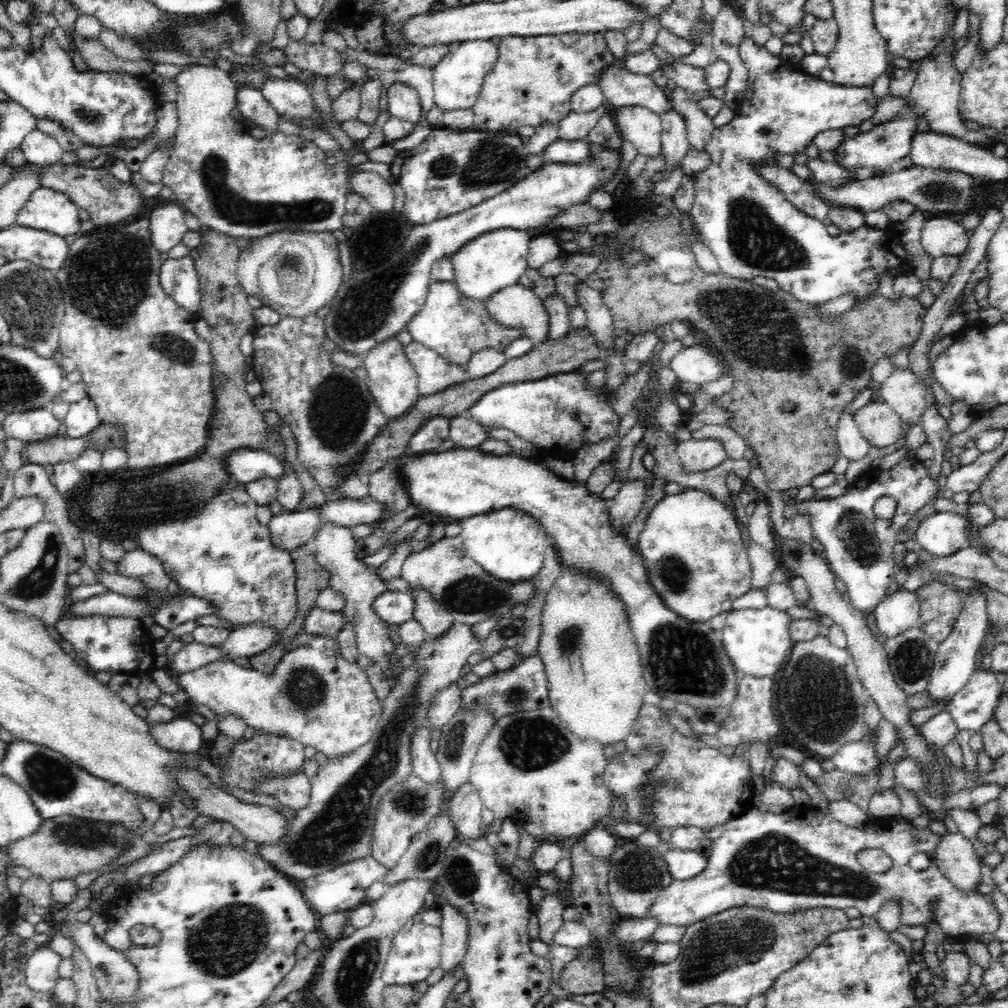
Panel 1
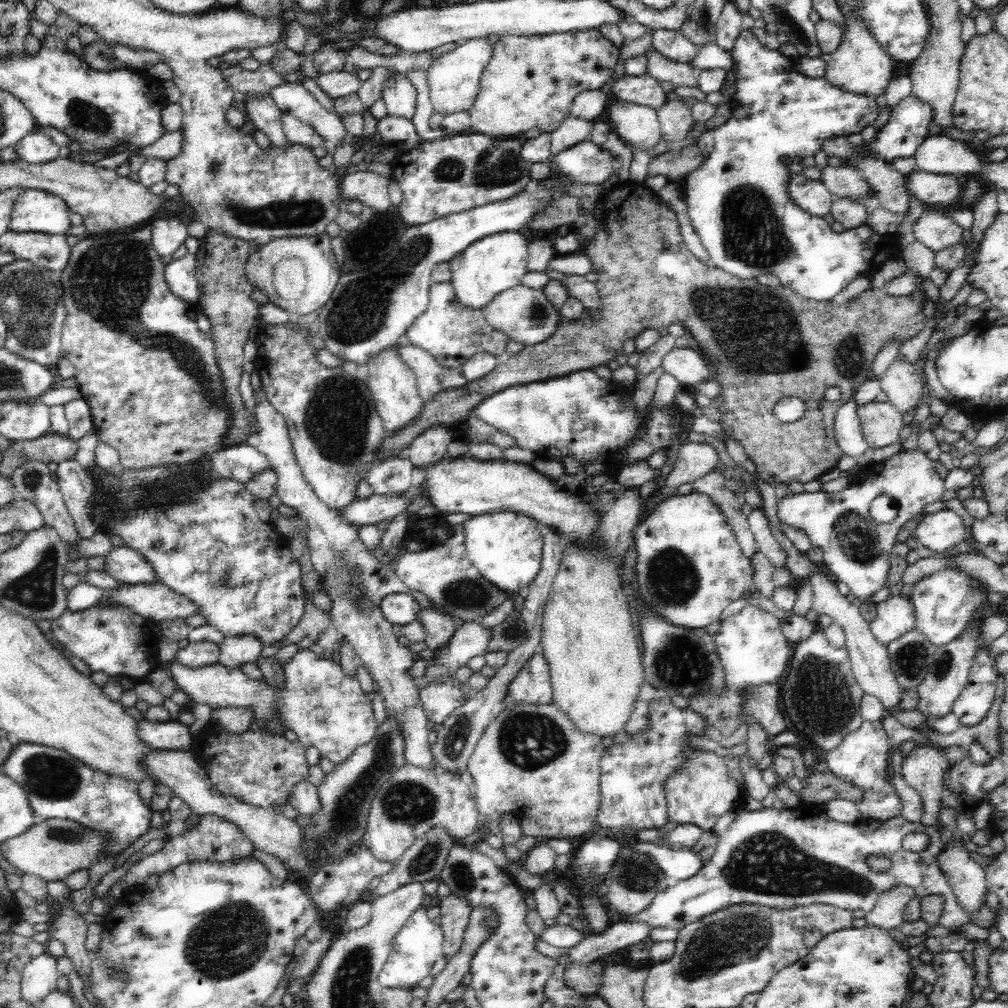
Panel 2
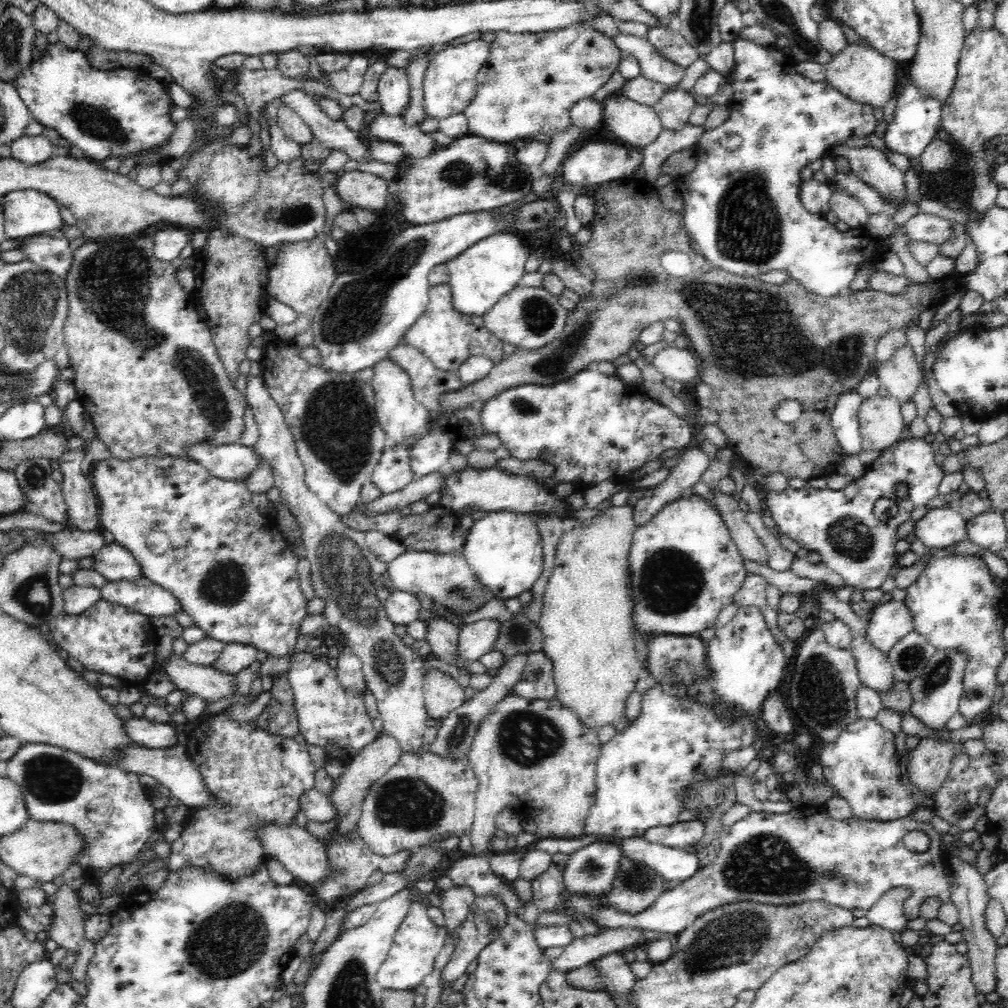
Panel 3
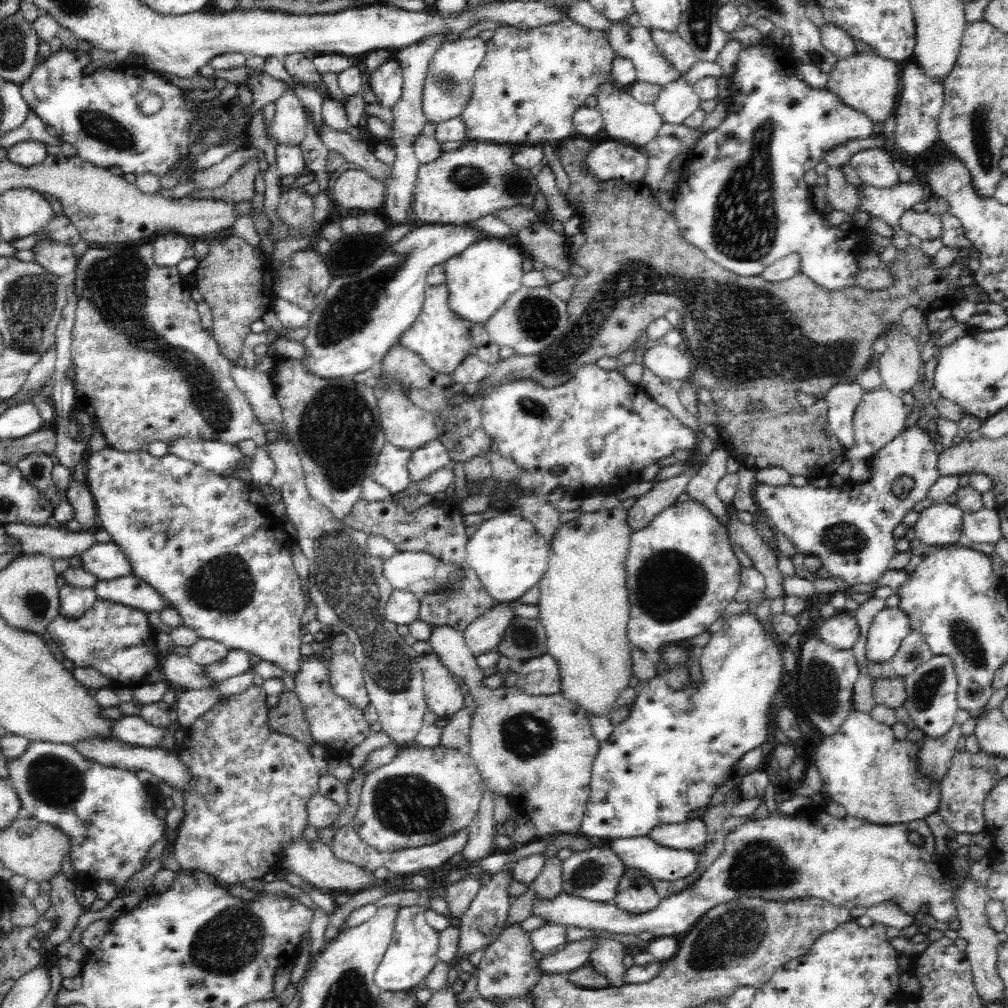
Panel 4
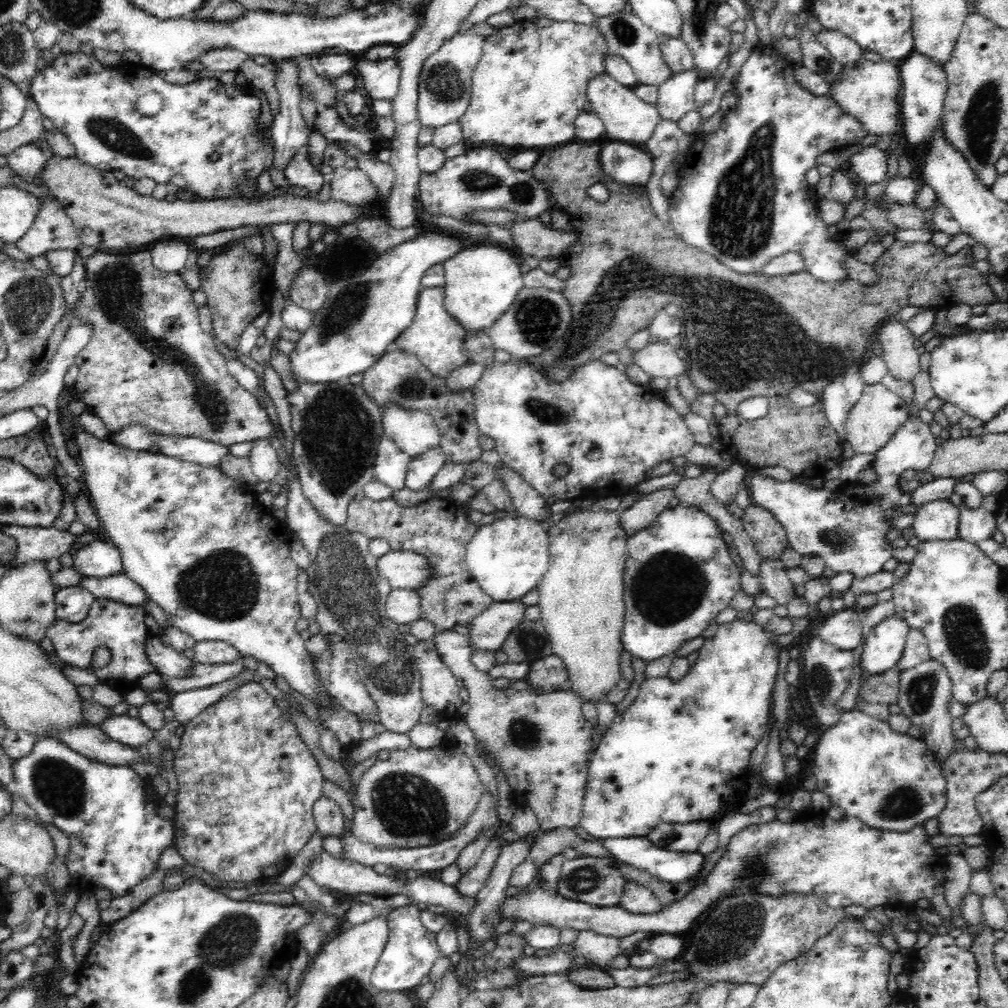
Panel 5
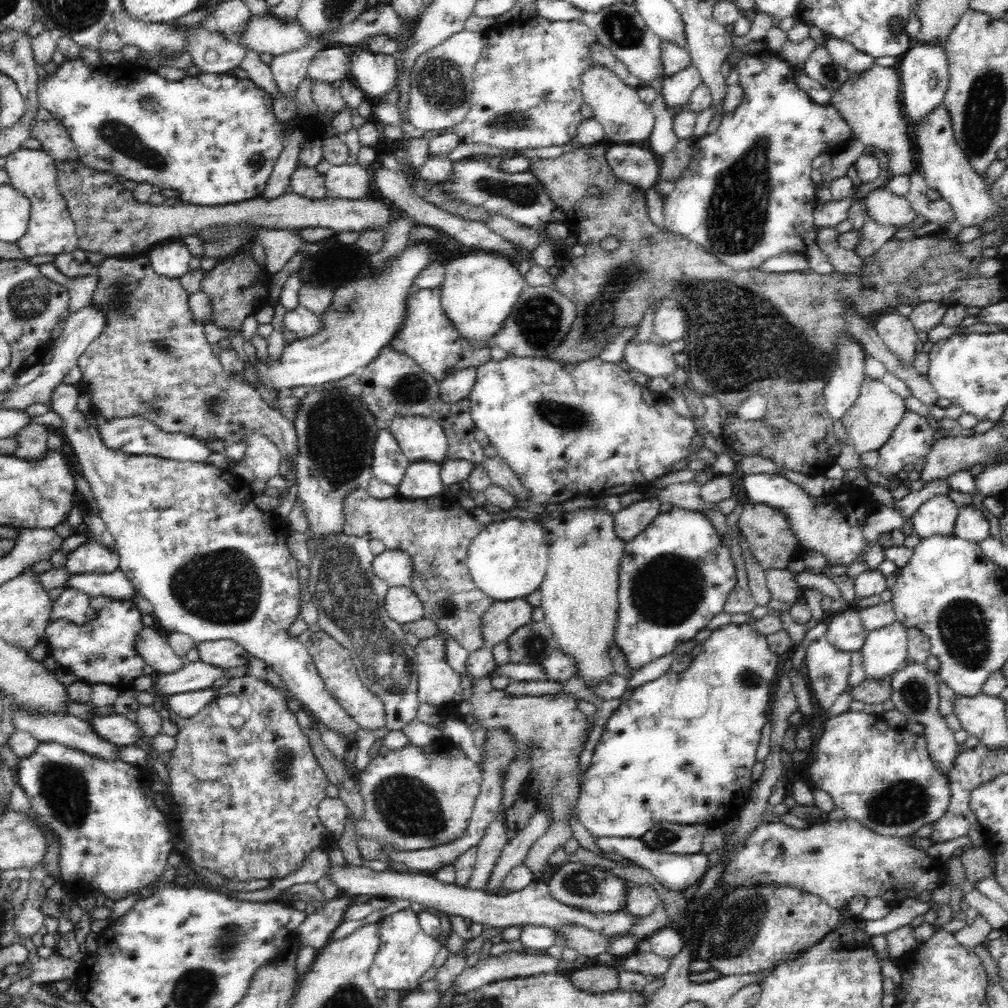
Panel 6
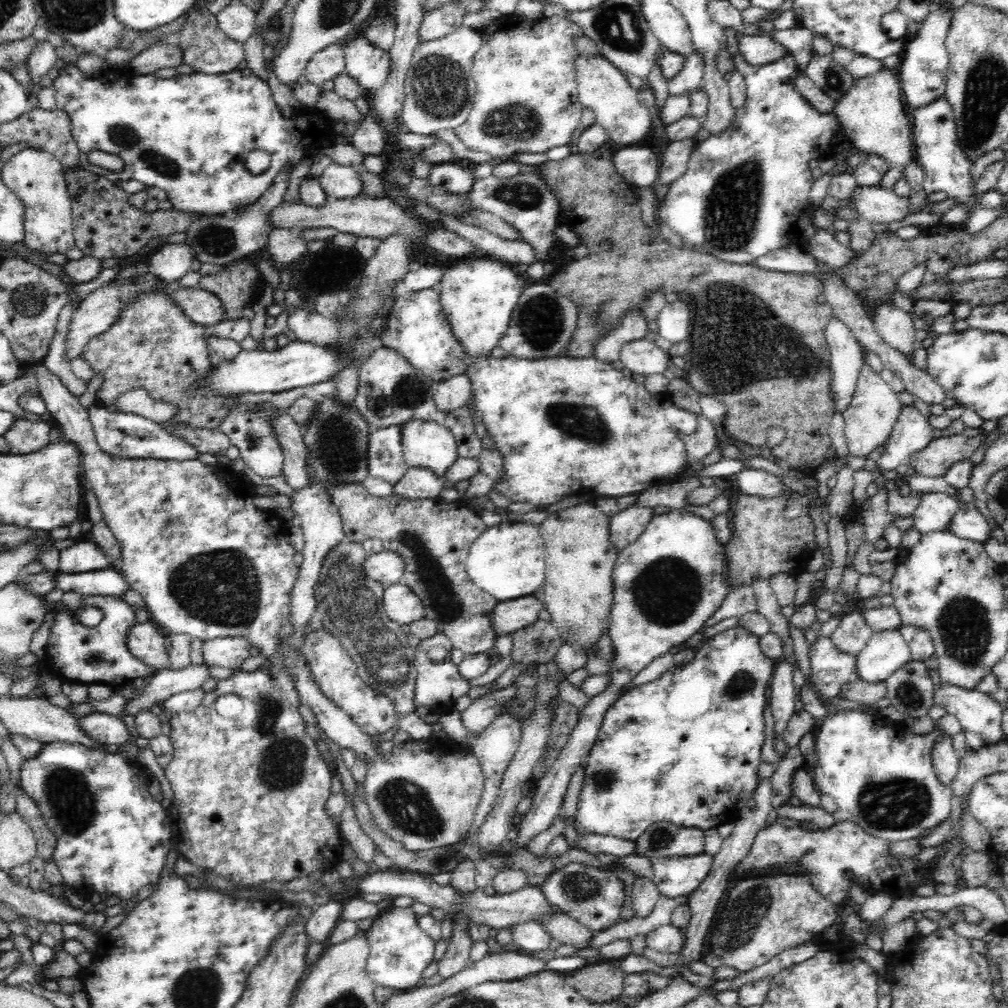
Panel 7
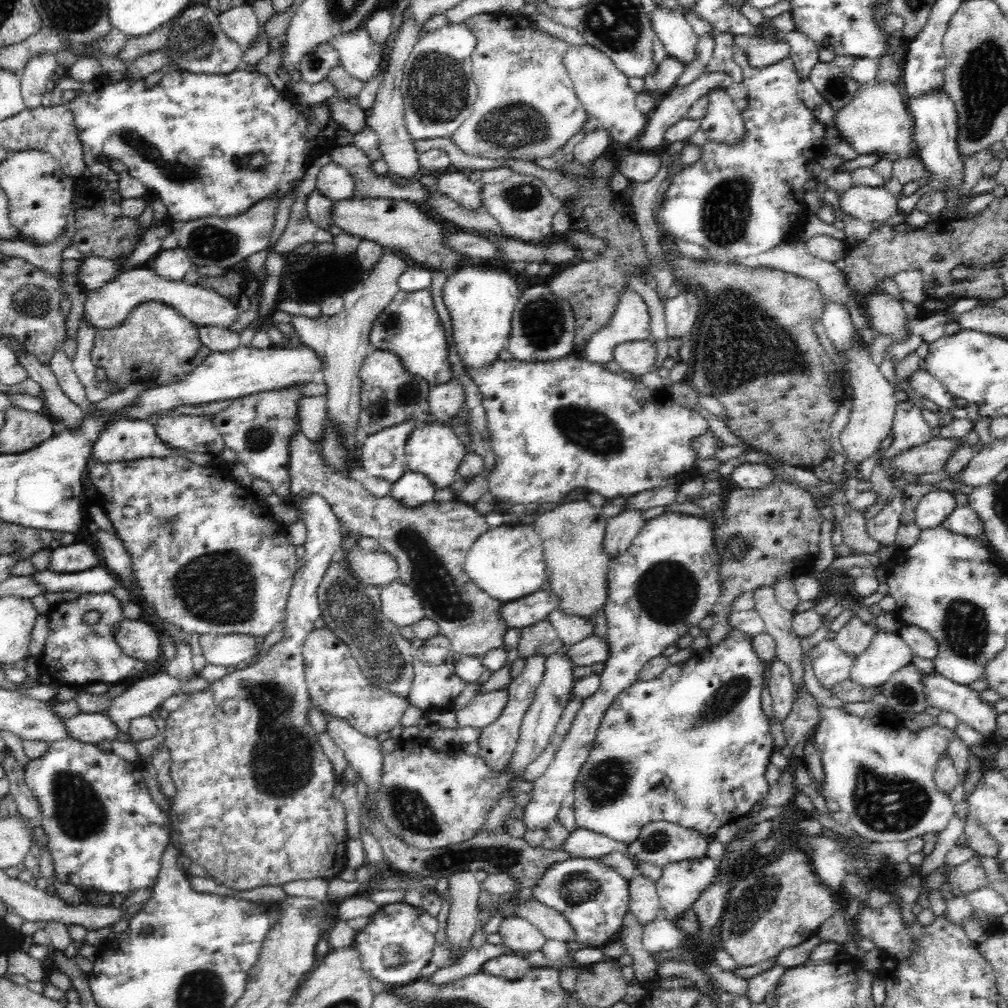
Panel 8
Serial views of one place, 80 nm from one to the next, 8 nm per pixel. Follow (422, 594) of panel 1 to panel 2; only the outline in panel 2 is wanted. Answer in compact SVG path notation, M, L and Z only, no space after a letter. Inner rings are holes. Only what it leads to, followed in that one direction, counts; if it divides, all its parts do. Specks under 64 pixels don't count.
M422 608L418 614L418 621L425 630L427 647L432 651L444 646L454 634L456 624L453 618L434 608Z

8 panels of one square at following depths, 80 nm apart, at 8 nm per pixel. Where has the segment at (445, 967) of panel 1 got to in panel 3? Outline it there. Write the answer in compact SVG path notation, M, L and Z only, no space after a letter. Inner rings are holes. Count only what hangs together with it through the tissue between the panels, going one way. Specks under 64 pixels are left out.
M453 886L439 895L444 915L444 930L447 933L449 932L449 934L459 932L460 926L466 920L466 916L470 914L471 904L475 899L471 888L467 886Z

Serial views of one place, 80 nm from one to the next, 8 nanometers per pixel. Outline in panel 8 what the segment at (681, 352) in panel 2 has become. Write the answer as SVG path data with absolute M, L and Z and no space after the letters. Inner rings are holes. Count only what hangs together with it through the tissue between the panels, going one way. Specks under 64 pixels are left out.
M650 341L626 342L620 344L613 351L613 360L620 364L623 372L630 372L641 377L654 371L654 364L658 360L658 352L654 343Z

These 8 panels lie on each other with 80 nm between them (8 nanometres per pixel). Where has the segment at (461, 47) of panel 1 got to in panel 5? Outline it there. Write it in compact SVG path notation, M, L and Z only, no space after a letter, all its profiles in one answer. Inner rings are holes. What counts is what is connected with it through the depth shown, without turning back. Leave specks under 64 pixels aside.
M472 31L456 33L424 62L421 71L417 114L424 128L442 128L457 122L466 113L471 100L473 73L482 59L485 38Z

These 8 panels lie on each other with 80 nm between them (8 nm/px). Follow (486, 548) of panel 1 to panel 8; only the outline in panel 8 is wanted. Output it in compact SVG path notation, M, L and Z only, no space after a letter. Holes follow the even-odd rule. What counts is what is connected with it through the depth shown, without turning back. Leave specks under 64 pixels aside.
M500 525L480 535L468 552L464 571L469 581L496 601L514 602L538 590L547 580L543 543L533 525Z

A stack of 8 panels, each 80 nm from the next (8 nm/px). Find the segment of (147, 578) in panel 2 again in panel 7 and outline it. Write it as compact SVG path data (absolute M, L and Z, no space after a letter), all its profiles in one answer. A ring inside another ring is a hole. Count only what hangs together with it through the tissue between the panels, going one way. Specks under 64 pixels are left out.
M78 540L70 548L60 551L60 573L77 574L105 569L113 569L112 562L94 542Z

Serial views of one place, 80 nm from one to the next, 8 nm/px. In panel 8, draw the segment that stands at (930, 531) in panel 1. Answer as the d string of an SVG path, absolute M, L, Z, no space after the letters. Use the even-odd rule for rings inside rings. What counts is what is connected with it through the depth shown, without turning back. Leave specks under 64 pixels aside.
M928 491L916 505L915 523L921 530L936 528L954 512L956 506L955 496L950 491Z

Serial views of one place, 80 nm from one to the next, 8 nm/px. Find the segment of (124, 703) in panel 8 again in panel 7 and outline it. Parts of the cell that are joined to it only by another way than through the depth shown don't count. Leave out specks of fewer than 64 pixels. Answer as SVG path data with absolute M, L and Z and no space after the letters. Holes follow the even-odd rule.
M190 663L182 670L162 668L162 670L154 671L146 678L147 684L144 689L136 691L137 695L127 700L123 715L135 716L140 711L150 710L154 704L163 703L174 694L200 689L210 677L210 669L204 663Z

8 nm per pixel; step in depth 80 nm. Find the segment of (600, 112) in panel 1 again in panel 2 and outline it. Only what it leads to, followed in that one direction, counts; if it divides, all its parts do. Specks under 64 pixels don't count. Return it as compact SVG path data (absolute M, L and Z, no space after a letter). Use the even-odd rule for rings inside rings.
M570 115L566 118L555 132L552 132L550 158L548 163L553 161L555 154L561 150L576 146L580 142L587 141L591 136L595 122L592 120L581 120Z

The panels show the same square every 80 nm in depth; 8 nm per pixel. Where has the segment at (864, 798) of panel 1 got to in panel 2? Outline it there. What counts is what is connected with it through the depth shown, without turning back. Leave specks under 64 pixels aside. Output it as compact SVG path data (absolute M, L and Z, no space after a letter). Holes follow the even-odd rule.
M830 771L811 773L802 782L802 786L801 800L803 800L803 804L825 804L834 798L852 800L852 802L862 800L862 789L860 787L836 777Z

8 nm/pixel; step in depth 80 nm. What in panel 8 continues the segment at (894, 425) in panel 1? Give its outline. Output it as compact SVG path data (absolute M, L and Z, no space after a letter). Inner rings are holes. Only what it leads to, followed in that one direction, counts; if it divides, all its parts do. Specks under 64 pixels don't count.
M854 342L847 351L844 362L849 368L850 382L854 393L851 398L849 421L841 433L840 440L845 454L856 465L861 464L879 450L880 443L891 433L895 410L899 401L894 397L895 389L882 375L879 365L874 364L868 346Z

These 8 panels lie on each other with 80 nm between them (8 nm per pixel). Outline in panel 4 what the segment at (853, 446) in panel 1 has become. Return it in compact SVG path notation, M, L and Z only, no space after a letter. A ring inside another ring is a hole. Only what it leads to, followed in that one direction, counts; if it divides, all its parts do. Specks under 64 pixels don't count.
M844 382L832 386L824 401L828 403L828 424L830 430L836 435L836 438L850 450L854 446L854 412L862 400L864 390L857 383Z

